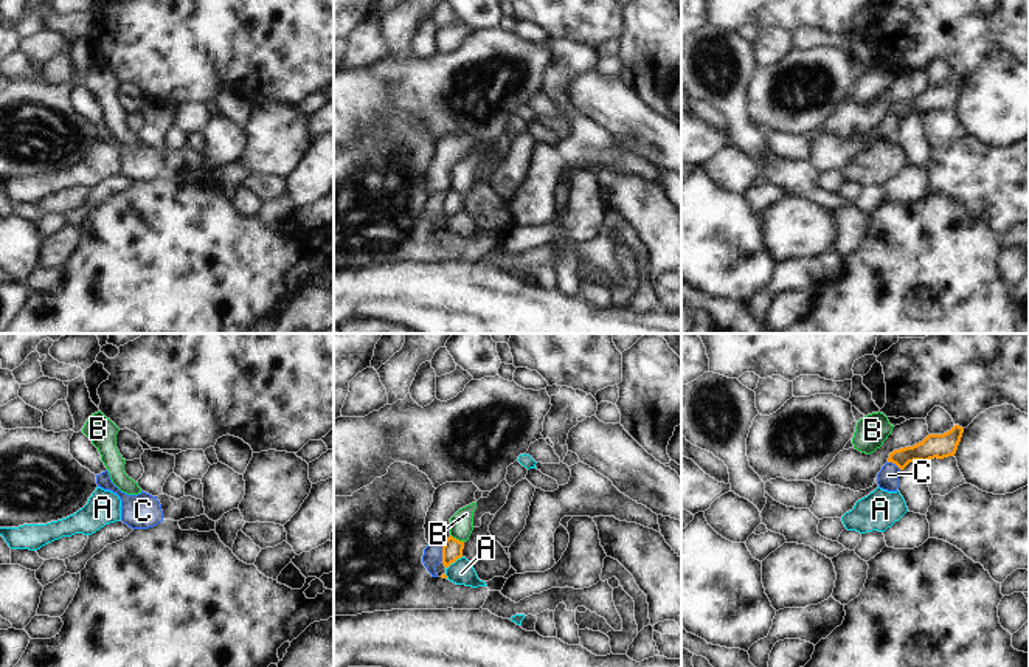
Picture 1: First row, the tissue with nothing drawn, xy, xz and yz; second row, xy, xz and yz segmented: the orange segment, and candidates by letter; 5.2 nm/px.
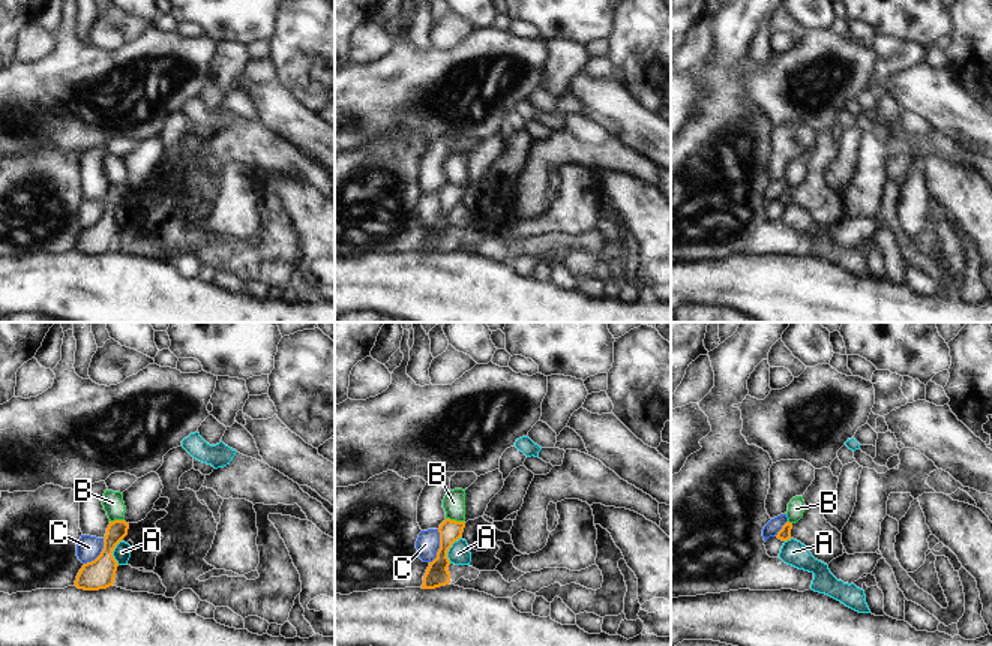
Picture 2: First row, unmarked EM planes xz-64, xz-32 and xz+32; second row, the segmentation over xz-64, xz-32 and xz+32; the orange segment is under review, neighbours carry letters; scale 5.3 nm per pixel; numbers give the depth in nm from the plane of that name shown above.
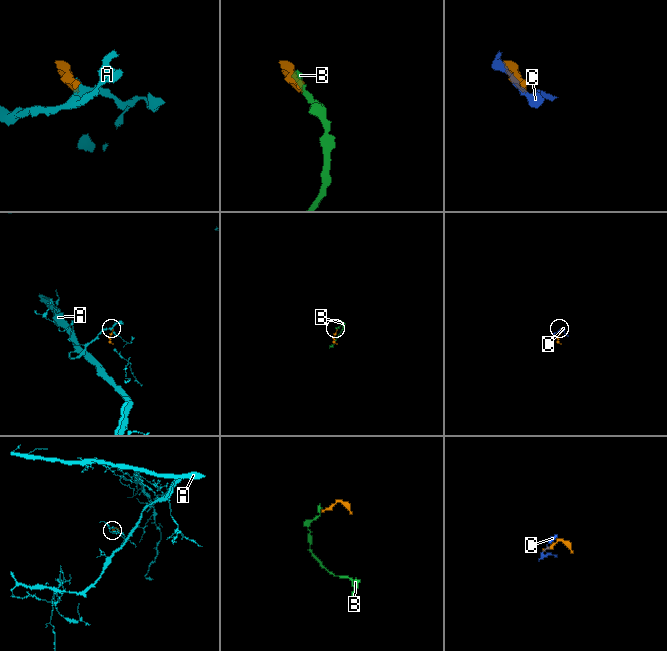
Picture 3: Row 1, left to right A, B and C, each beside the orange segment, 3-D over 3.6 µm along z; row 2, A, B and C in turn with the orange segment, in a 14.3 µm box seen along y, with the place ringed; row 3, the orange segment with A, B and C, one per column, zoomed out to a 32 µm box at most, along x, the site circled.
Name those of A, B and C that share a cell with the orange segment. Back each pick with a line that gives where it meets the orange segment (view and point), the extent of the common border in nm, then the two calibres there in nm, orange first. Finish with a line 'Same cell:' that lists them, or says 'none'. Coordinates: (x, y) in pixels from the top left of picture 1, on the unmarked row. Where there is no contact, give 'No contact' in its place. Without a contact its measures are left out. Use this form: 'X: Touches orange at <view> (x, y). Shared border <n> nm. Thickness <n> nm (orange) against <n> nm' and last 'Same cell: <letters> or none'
Same cell: none.

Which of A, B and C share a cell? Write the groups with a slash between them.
A / B / C

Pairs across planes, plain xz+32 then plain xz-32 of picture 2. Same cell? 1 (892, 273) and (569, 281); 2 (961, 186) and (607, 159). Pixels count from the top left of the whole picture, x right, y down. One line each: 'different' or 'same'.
1: same
2: different

